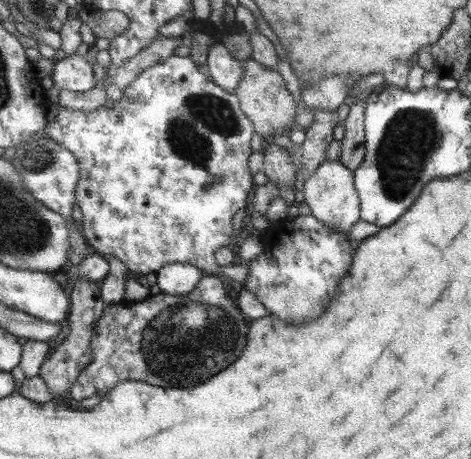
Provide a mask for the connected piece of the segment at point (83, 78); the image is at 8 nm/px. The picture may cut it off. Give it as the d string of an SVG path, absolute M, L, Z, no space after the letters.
M70 55L57 59L52 77L60 93L62 90L72 90L88 94L97 88L94 66L85 57Z

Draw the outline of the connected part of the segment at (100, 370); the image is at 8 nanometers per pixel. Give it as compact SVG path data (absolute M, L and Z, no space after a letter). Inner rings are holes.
M204 273L194 290L185 295L174 296L160 292L150 295L146 300L130 301L110 305L97 323L93 349L95 361L81 374L78 382L71 388L71 396L78 400L92 398L100 394L103 398L119 384L126 381L143 382L157 387L188 388L212 378L220 370L228 368L246 346L248 322L228 298L224 284L214 275Z

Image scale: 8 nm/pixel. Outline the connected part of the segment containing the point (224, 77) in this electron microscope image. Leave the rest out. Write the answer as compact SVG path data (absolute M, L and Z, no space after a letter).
M220 42L211 45L207 54L205 63L215 84L227 92L234 92L241 82L244 64L236 61Z

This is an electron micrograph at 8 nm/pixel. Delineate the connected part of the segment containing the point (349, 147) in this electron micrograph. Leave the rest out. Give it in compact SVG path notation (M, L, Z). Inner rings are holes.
M357 101L349 110L343 125L345 135L342 141L340 161L348 169L356 171L364 161L365 145L365 106L366 103Z

